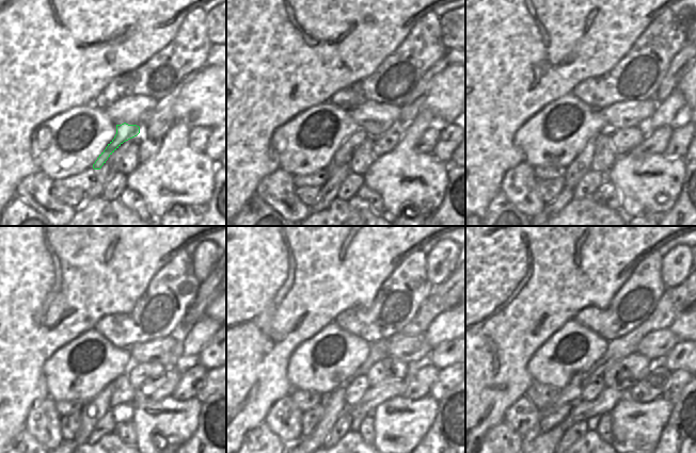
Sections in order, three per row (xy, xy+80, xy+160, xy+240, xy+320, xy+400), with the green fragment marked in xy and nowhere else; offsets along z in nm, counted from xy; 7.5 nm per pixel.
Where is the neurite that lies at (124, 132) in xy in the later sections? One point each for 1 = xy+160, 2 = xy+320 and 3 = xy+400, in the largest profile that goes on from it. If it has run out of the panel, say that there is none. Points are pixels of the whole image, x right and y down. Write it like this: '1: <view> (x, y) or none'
1: xy+160 (573, 173)
2: xy+320 (334, 404)
3: xy+400 (541, 442)

